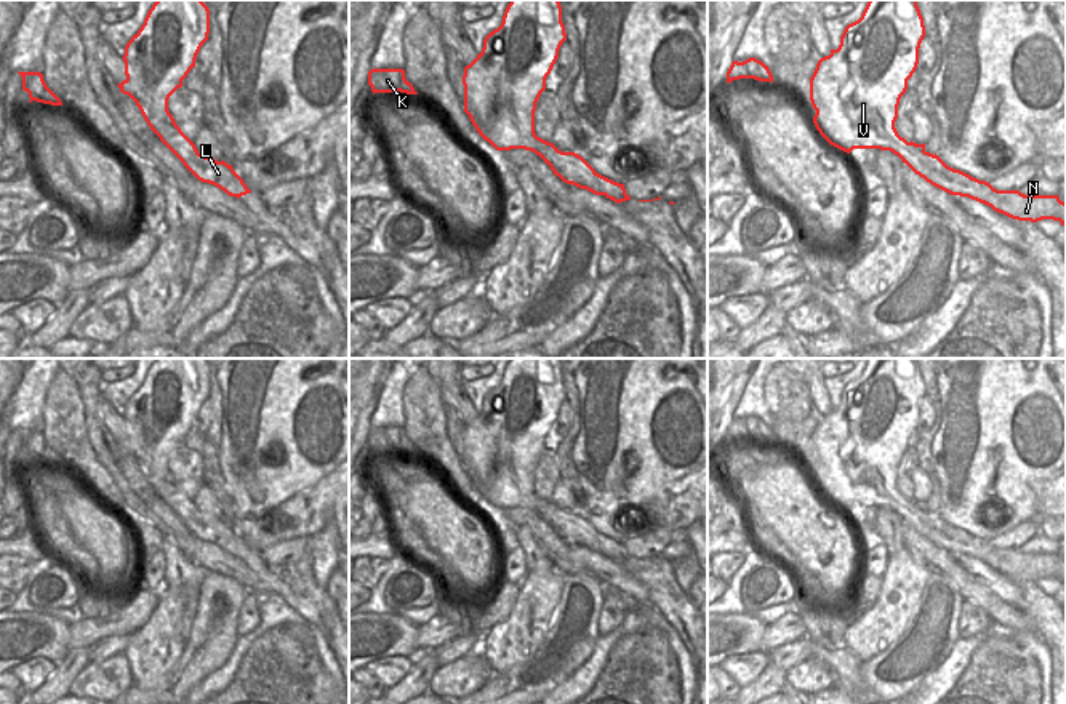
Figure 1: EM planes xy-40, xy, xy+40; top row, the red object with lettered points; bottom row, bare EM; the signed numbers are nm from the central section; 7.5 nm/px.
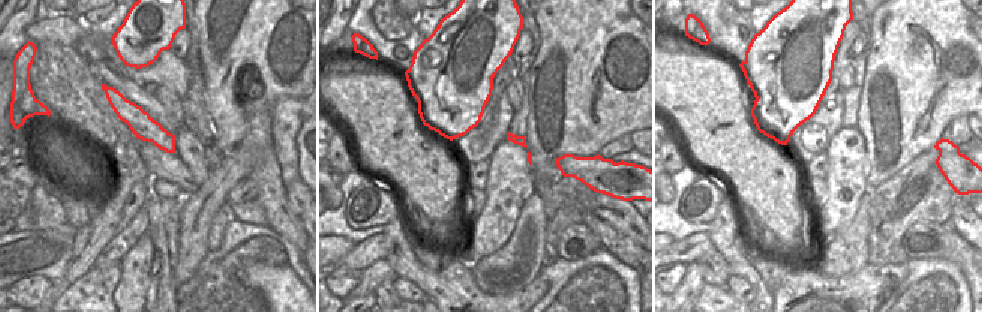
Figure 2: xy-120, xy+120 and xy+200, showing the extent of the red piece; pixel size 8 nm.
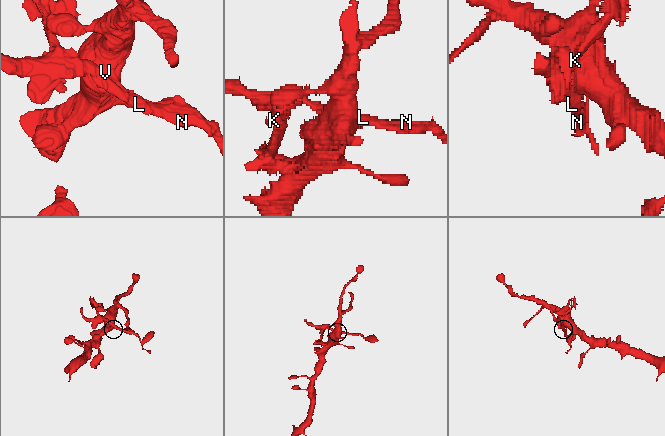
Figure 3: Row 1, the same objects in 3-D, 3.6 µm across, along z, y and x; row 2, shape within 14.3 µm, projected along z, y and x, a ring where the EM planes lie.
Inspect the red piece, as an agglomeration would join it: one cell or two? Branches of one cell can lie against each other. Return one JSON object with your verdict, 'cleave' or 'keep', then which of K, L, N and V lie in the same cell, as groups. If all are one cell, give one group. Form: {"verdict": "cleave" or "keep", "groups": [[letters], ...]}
{"verdict": "cleave", "groups": [["K", "L", "N"], ["V"]]}

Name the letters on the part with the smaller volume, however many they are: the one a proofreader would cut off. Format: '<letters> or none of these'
K, L, N

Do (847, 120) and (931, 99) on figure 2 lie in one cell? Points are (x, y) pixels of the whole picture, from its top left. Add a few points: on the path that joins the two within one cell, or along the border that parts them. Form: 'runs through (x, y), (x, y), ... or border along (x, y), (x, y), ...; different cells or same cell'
border along (864, 84), (859, 93), (856, 126); different cells

